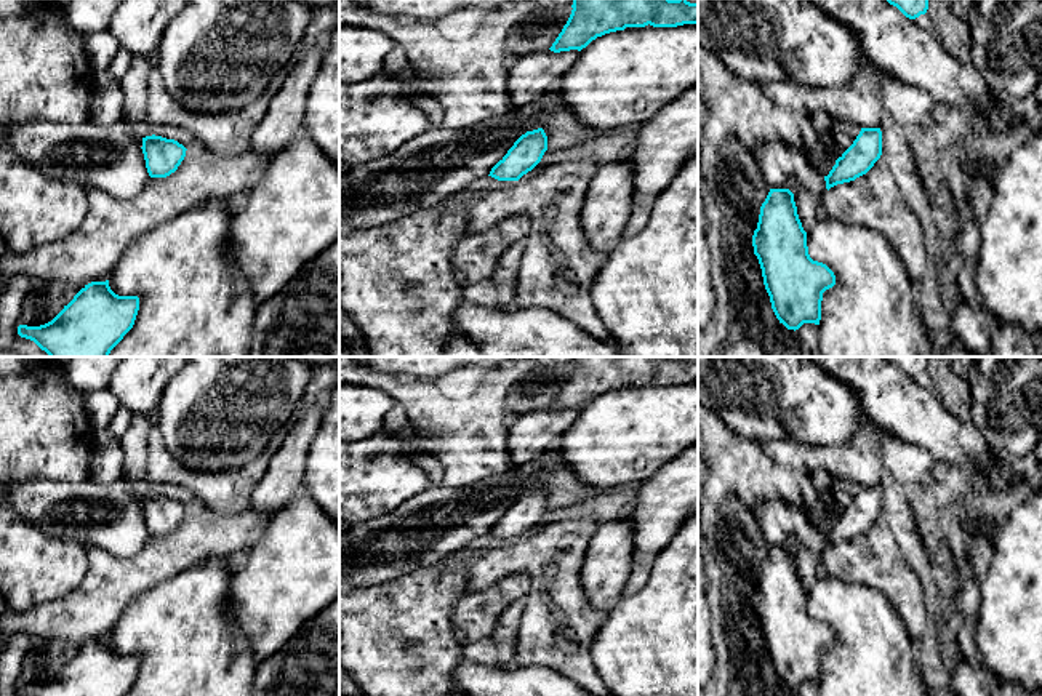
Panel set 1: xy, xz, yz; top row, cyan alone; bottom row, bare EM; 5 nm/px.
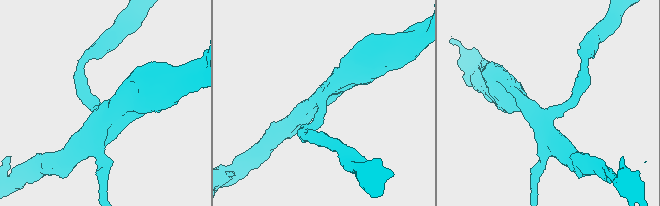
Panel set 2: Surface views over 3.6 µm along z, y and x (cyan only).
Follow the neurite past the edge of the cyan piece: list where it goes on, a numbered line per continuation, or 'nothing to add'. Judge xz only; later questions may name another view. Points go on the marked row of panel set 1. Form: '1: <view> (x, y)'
nothing to add

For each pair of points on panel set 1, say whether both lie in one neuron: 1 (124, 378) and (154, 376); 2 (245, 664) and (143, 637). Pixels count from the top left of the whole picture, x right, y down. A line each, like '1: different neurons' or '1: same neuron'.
1: same neuron
2: same neuron

